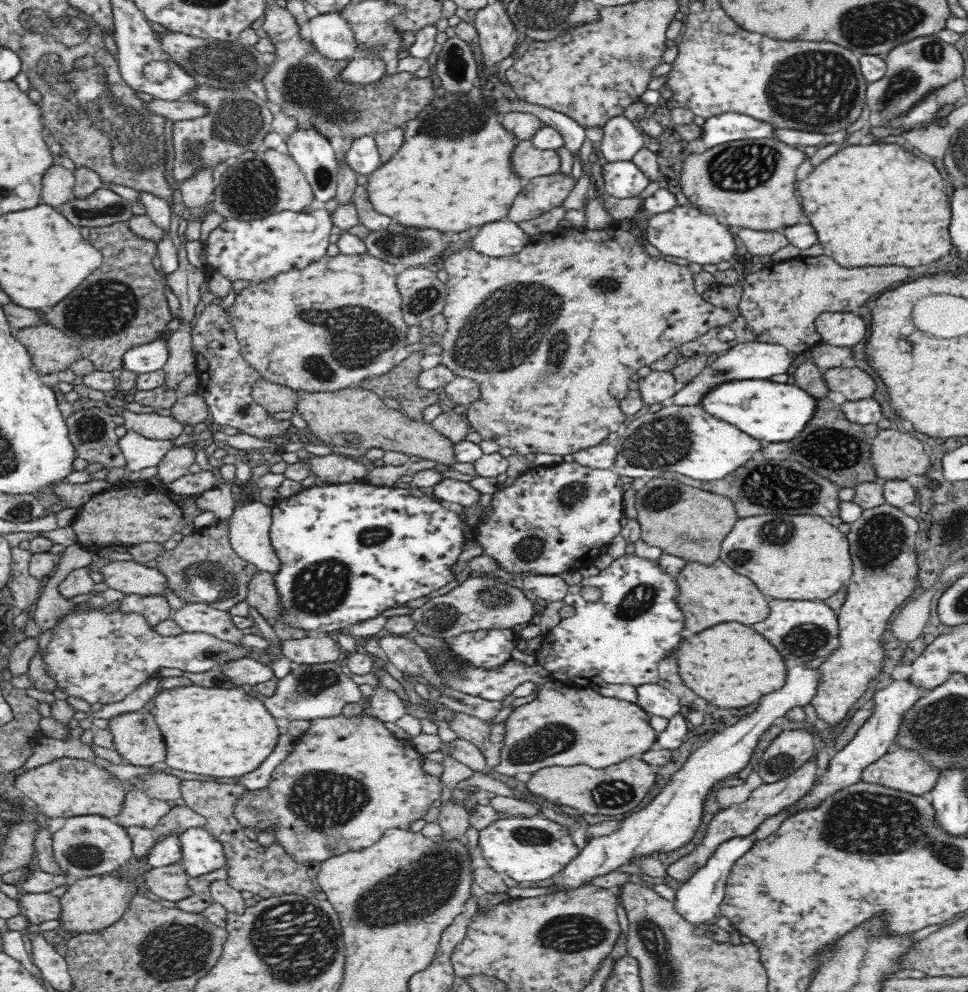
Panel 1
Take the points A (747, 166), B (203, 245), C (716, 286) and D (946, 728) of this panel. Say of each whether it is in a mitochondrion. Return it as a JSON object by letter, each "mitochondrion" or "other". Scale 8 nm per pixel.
{"A":"mitochondrion","B":"other","C":"other","D":"mitochondrion"}

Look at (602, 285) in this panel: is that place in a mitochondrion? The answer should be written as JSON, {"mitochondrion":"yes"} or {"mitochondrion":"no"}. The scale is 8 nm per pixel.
{"mitochondrion":"yes"}

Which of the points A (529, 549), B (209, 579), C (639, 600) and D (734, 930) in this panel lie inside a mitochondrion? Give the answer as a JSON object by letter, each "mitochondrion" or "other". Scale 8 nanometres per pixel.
{"A":"mitochondrion","B":"mitochondrion","C":"mitochondrion","D":"other"}

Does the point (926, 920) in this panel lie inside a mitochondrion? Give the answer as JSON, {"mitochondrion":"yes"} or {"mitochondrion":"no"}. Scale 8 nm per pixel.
{"mitochondrion":"no"}

